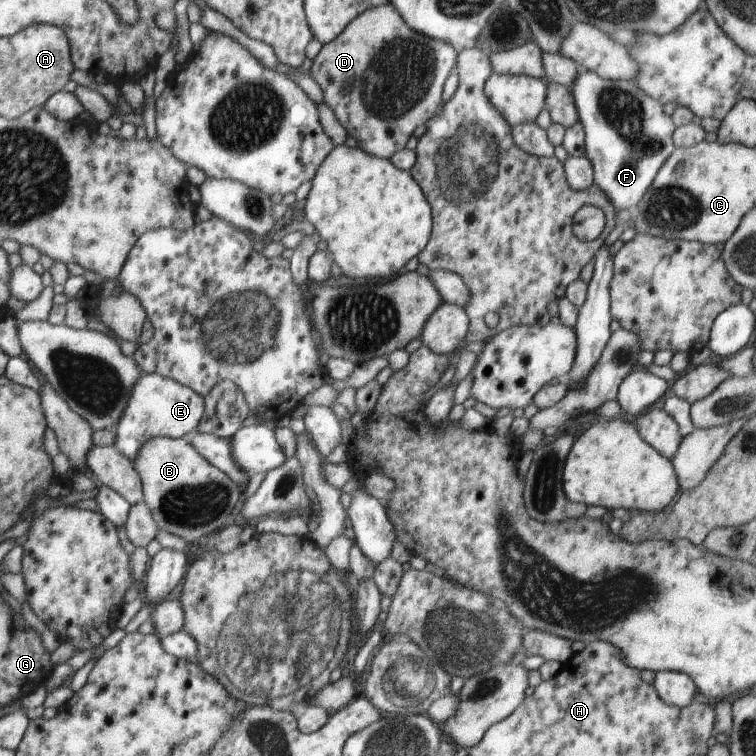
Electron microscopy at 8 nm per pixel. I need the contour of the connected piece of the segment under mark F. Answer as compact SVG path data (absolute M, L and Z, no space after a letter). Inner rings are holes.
M580 70L570 90L578 110L579 122L586 133L585 157L593 167L594 185L606 196L616 213L622 210L634 213L656 179L659 169L675 150L673 135L676 126L673 119L664 113L659 101L647 96L634 81L602 79L594 72Z

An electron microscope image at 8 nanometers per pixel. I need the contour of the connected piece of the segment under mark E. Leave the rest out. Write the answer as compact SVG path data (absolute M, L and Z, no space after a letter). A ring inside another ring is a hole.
M143 373L136 386L132 386L132 396L116 424L114 448L131 461L138 456L146 440L158 437L185 438L201 424L205 414L205 398L192 388L159 374Z

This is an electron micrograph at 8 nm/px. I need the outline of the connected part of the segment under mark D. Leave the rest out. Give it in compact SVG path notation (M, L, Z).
M386 3L382 4L382 6L376 6L365 10L362 14L359 14L354 18L354 20L350 22L350 24L346 26L332 42L323 45L316 58L313 60L309 74L312 77L312 80L314 80L314 82L322 89L324 103L332 109L332 112L334 112L340 124L347 130L347 134L352 136L352 138L358 142L357 146L362 148L362 150L368 154L390 159L393 154L396 154L396 152L405 148L406 142L408 142L408 139L412 136L414 130L416 130L418 126L422 124L425 125L434 115L436 115L436 110L438 110L438 106L440 106L440 103L443 101L442 94L444 83L450 76L450 72L452 72L456 62L457 52L454 50L453 46L412 30L406 22L404 22L402 15L398 14L396 8L392 6L392 3Z

